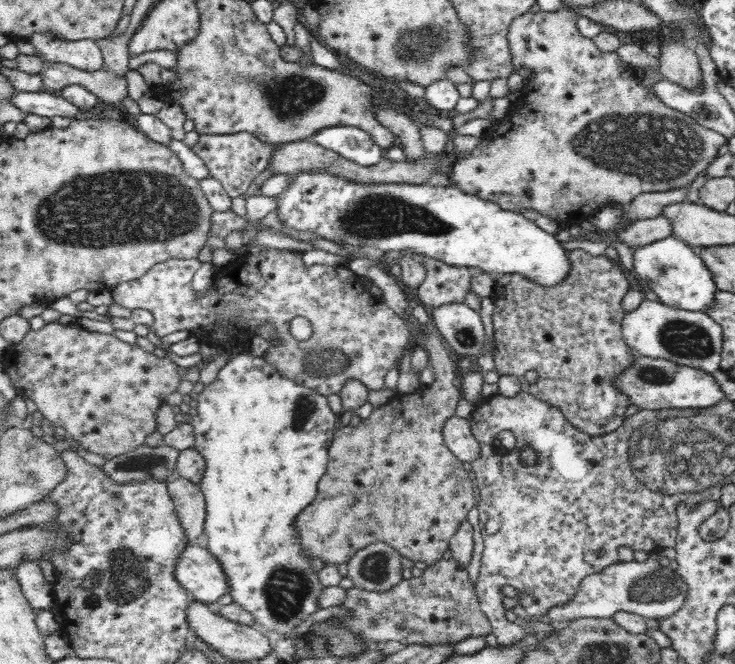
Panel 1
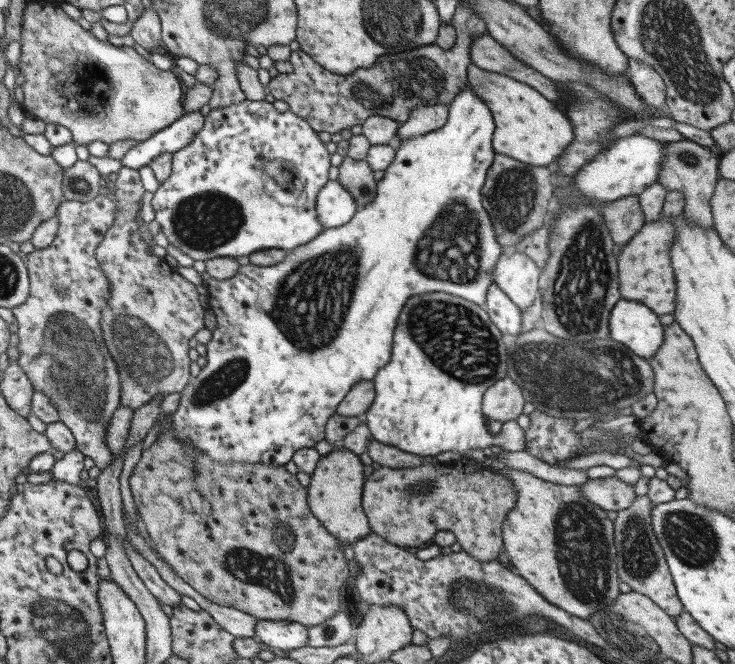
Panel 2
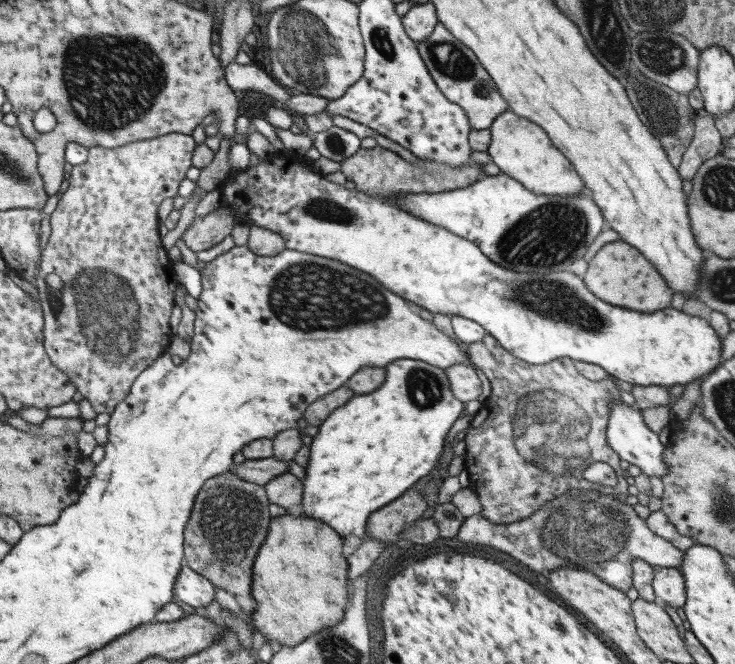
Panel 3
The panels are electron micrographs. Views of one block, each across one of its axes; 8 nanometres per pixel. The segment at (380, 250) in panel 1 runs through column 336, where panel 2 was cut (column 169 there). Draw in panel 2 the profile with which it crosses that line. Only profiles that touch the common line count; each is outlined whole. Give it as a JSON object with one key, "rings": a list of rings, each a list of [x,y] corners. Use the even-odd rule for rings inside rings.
{"rings":[[[246,99],[240,104],[234,104],[226,108],[215,108],[205,117],[204,126],[194,137],[194,140],[191,140],[190,144],[173,155],[171,175],[160,184],[152,199],[155,220],[168,238],[169,243],[194,260],[206,261],[220,256],[230,256],[237,259],[240,256],[249,256],[252,253],[268,251],[269,249],[291,251],[293,248],[309,243],[324,230],[317,219],[316,201],[319,190],[329,181],[328,170],[330,166],[331,154],[324,142],[321,142],[318,133],[307,120],[292,111],[279,112],[272,103],[265,99],[259,101]]]}

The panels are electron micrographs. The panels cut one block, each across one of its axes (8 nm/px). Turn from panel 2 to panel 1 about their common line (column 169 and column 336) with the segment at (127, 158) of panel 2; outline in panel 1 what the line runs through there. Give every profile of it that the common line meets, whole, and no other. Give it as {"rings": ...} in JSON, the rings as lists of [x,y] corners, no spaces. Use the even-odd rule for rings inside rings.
{"rings":[[[355,126],[322,128],[310,140],[360,166],[374,166],[383,160],[384,150],[374,143],[367,132]]]}

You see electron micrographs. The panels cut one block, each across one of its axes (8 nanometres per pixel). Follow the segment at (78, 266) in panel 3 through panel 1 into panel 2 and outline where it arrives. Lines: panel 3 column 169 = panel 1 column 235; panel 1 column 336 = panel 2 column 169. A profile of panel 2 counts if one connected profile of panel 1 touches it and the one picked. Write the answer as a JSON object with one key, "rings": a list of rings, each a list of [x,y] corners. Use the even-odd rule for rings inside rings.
{"rings":[[[122,167],[118,179],[114,182],[114,194],[117,210],[113,226],[109,228],[102,242],[96,247],[95,257],[102,265],[104,278],[110,283],[110,298],[103,308],[101,318],[102,336],[109,348],[110,356],[115,358],[121,376],[121,405],[133,408],[144,406],[156,395],[180,393],[192,377],[190,375],[190,338],[204,328],[206,307],[198,299],[197,286],[180,275],[176,268],[170,267],[164,257],[154,255],[138,233],[136,214],[140,210],[145,190],[140,180],[139,169]]]}

